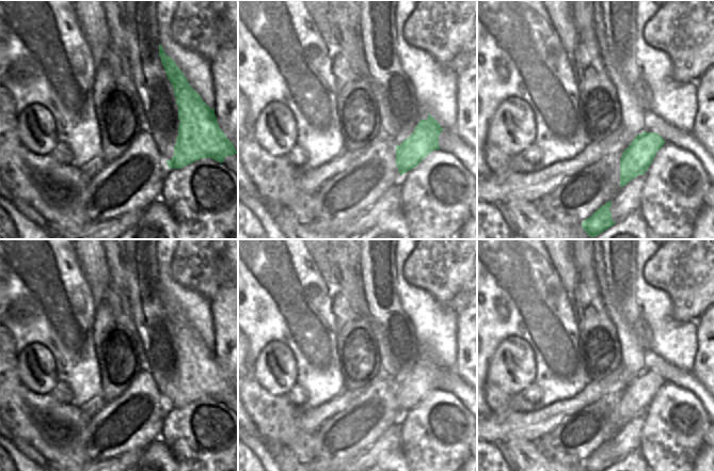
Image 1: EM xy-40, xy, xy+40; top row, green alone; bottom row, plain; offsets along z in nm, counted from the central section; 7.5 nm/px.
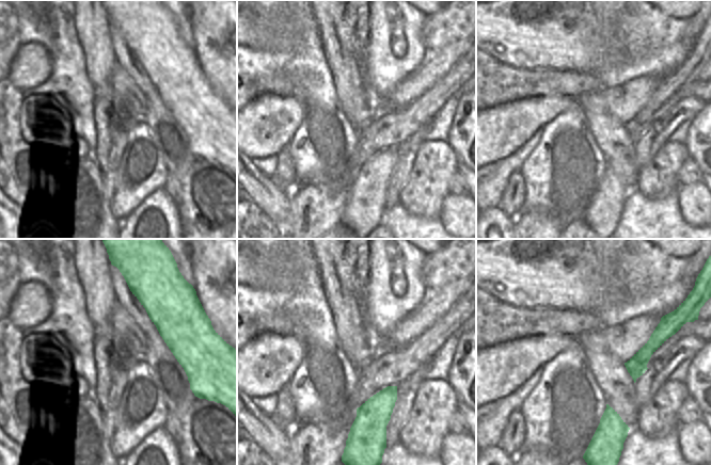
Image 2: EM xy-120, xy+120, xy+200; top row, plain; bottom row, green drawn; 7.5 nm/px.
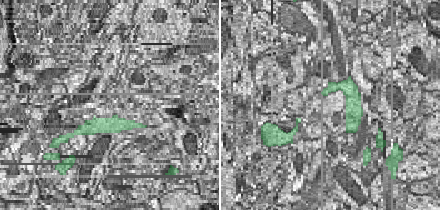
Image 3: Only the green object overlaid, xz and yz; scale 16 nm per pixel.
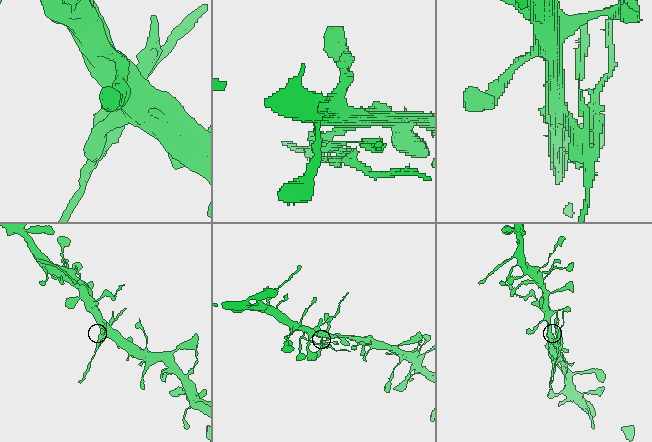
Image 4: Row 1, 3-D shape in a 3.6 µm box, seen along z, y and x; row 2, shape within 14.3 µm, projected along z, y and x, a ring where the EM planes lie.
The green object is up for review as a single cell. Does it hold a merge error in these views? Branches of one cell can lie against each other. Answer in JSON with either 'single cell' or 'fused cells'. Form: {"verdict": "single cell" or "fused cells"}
{"verdict": "fused cells"}

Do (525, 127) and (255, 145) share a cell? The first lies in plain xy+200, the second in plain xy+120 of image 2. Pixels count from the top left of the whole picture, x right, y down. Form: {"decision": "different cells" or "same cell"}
{"decision": "same cell"}

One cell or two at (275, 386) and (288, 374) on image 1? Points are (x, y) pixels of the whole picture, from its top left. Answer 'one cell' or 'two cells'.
one cell

